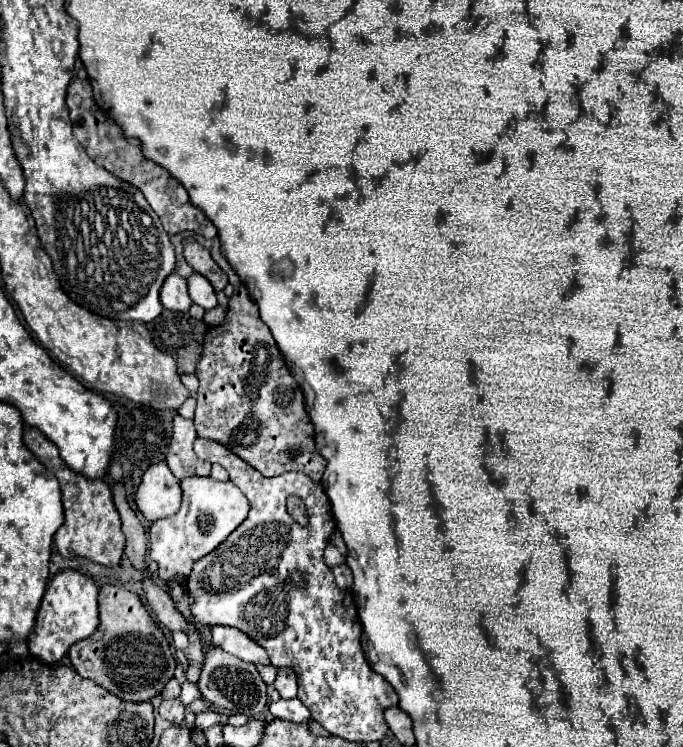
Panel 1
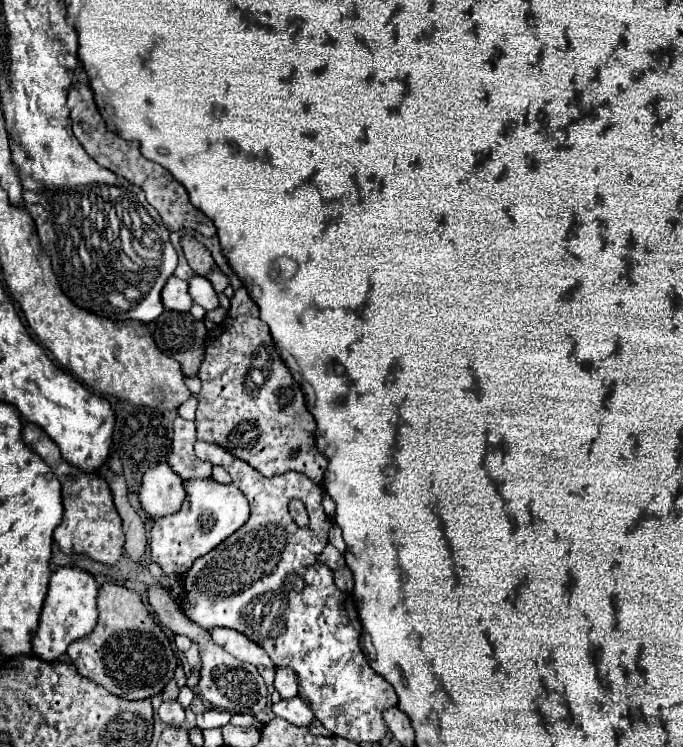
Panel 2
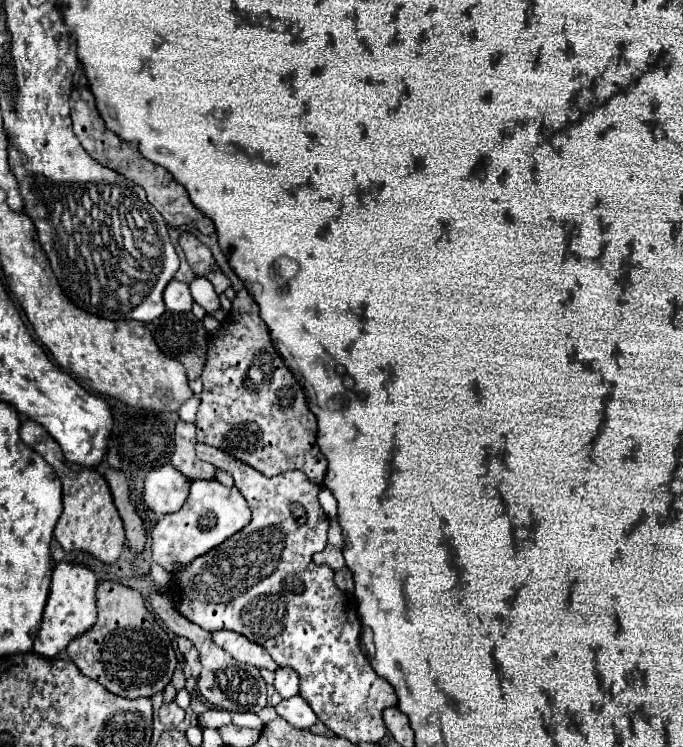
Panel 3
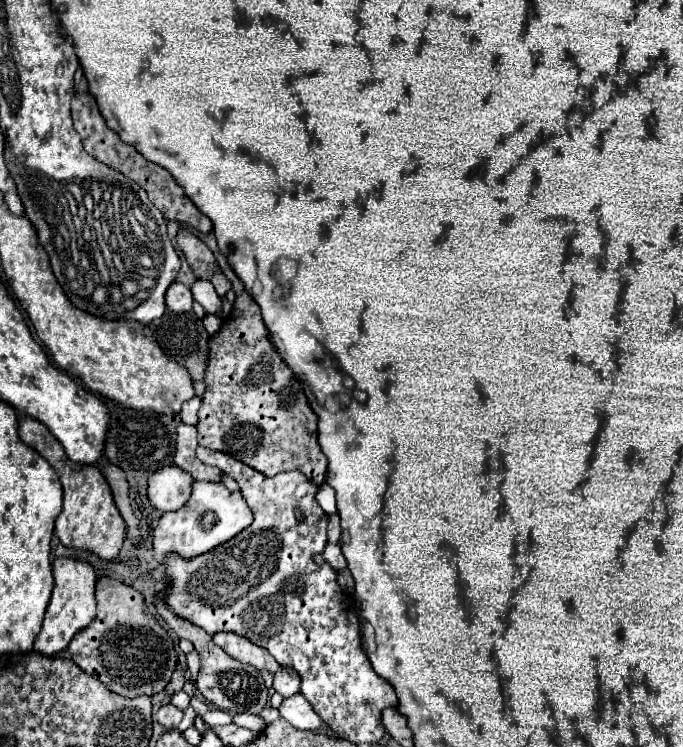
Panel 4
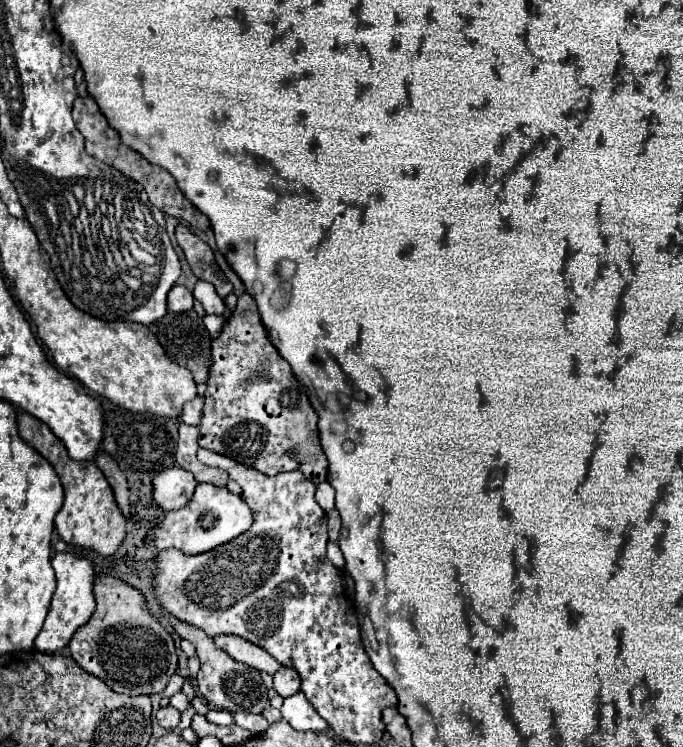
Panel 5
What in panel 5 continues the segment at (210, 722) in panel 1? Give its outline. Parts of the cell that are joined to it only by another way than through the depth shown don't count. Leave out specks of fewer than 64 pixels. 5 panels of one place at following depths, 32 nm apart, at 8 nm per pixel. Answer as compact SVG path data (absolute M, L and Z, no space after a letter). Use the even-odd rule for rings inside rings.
M210 710L206 714L206 720L212 722L212 724L220 724L220 726L234 724L234 718L232 718L232 714L228 710Z

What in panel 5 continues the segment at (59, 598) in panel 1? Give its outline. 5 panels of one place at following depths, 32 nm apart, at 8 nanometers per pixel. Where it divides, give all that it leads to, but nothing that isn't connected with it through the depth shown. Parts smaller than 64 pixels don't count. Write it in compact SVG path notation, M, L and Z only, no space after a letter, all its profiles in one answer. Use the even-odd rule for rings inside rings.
M56 554L52 560L52 568L56 572L56 590L50 602L50 610L46 614L44 626L40 630L40 634L36 636L36 644L34 648L40 652L56 652L64 646L68 646L72 634L84 626L94 610L96 610L96 602L94 602L94 594L92 594L92 586L94 586L94 568L92 562L86 558L78 558L74 554Z

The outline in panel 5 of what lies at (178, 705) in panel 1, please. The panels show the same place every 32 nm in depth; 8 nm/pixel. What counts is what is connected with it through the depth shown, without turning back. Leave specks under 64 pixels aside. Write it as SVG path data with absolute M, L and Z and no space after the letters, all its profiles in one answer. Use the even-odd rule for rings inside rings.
M166 706L166 708L160 708L156 712L156 720L158 720L158 724L162 728L176 730L176 726L180 724L180 712L176 708L172 708L172 706Z

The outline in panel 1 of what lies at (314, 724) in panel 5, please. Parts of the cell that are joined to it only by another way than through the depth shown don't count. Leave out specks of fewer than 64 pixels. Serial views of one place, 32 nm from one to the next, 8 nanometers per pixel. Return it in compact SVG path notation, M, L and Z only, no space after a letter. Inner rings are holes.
M298 698L270 702L268 710L274 718L282 718L282 720L292 720L292 722L308 722L310 720L308 708Z

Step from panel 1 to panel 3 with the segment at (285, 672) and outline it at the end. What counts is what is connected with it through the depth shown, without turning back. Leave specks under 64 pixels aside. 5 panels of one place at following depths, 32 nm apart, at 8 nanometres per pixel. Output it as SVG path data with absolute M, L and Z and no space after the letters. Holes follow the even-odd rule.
M278 668L274 688L282 698L290 698L298 694L298 674L292 668Z

